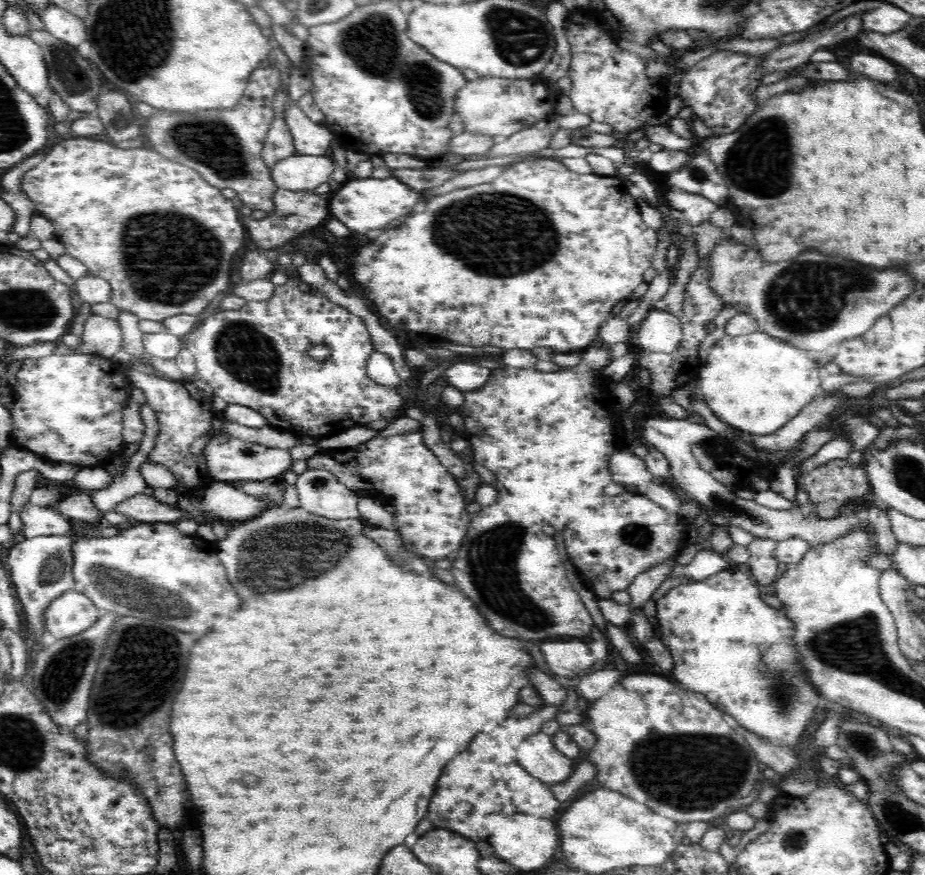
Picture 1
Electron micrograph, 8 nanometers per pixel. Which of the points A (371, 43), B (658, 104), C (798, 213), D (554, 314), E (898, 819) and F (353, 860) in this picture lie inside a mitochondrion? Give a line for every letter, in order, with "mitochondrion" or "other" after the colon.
A: mitochondrion
B: other
C: other
D: other
E: mitochondrion
F: other

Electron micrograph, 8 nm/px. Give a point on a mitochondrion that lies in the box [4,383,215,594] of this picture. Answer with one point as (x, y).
(53, 568)

